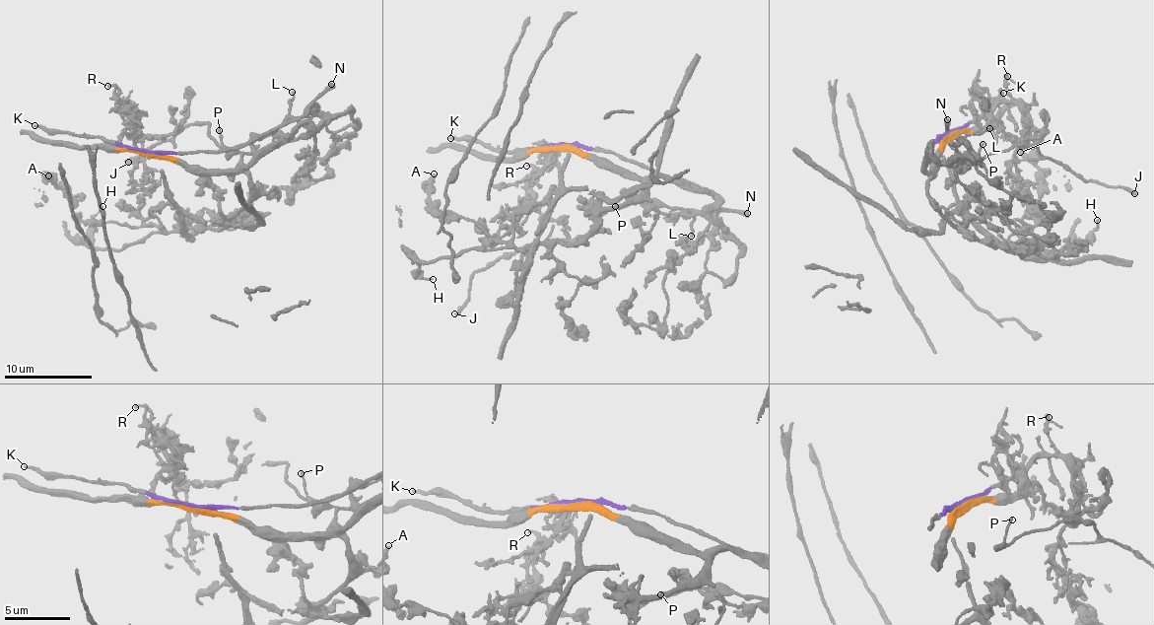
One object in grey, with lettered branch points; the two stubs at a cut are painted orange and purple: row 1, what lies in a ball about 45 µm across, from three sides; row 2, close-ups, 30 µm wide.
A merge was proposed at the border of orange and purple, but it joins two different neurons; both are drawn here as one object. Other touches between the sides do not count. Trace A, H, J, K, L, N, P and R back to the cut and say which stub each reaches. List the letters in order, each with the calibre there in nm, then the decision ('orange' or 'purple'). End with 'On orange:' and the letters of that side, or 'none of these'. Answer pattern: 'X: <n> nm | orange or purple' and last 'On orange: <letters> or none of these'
A: 340 nm | orange
H: 140 nm | orange
J: 320 nm | purple
K: 190 nm | purple
L: 130 nm | purple
N: 420 nm | purple
P: 170 nm | purple
R: 180 nm | orange
On orange: A, H, R

